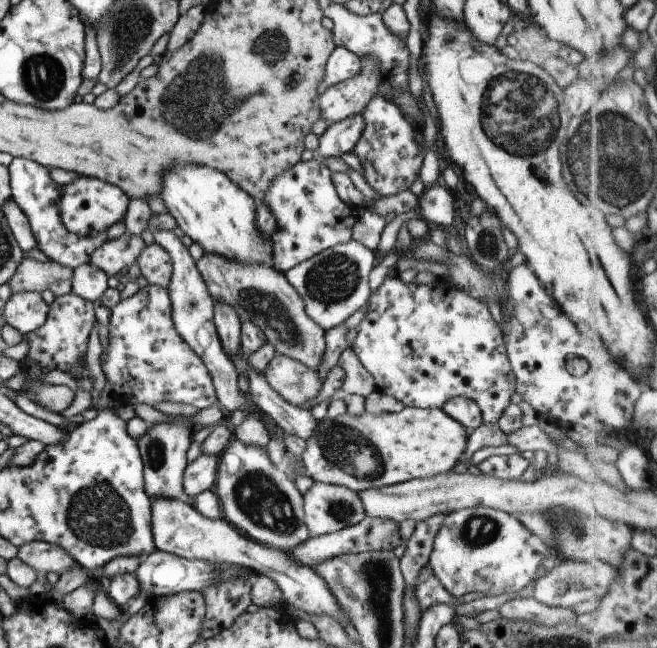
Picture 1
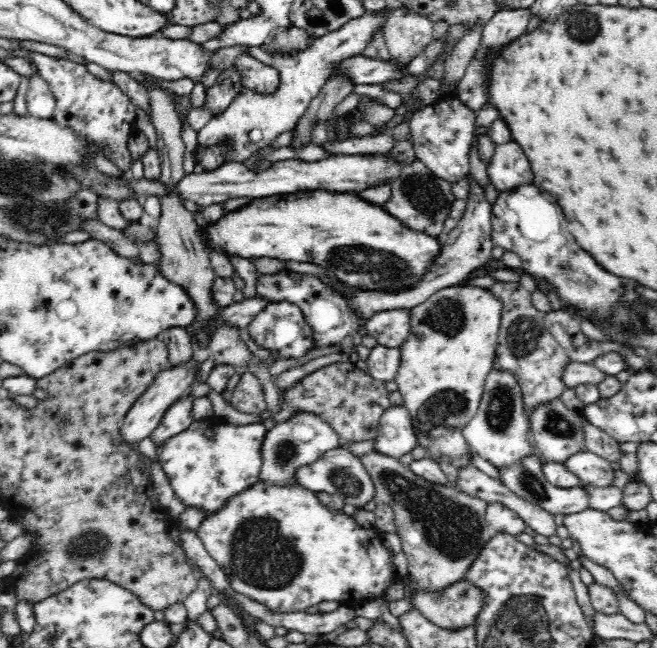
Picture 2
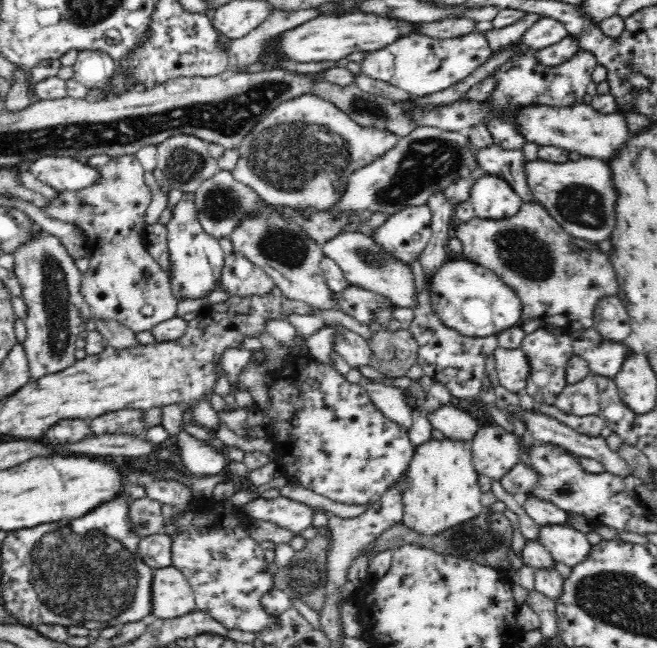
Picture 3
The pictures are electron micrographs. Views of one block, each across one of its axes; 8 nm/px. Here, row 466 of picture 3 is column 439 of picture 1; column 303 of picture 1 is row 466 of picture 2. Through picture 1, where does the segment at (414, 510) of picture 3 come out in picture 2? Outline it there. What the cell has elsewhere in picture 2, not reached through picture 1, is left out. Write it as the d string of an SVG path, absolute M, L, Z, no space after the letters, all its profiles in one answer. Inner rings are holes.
M463 283L459 286L446 287L438 290L436 294L428 297L424 302L409 308L409 319L411 322L411 329L409 337L400 346L401 361L399 369L397 370L395 381L398 385L398 391L402 395L404 400L404 406L408 409L412 419L412 426L416 431L416 437L418 437L418 445L426 449L426 458L434 459L438 462L438 459L442 455L449 457L451 464L460 470L462 466L460 459L466 457L468 460L472 457L472 450L469 448L467 440L463 437L463 428L470 422L470 419L476 414L478 410L482 393L484 390L485 380L489 375L490 369L493 368L493 364L496 356L496 338L498 338L498 327L500 326L500 316L502 314L502 301L494 297L490 291L484 288L477 288L476 286Z

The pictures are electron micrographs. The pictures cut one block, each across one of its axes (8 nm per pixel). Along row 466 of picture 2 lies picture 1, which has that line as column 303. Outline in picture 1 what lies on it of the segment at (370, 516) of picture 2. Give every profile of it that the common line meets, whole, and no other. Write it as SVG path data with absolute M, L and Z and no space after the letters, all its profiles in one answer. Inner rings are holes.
M204 254L196 264L214 301L230 305L241 321L252 321L258 325L278 355L301 362L311 371L319 368L325 353L326 331L308 316L305 302L288 282L285 273L266 265L227 261L215 254Z

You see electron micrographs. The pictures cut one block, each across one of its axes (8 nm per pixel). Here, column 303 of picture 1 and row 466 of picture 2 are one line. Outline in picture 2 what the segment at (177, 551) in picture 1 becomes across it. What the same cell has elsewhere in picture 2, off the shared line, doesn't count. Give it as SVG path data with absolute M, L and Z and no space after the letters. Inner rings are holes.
M580 451L563 462L566 468L573 472L584 486L614 486L614 470L610 467L610 461L590 451Z

